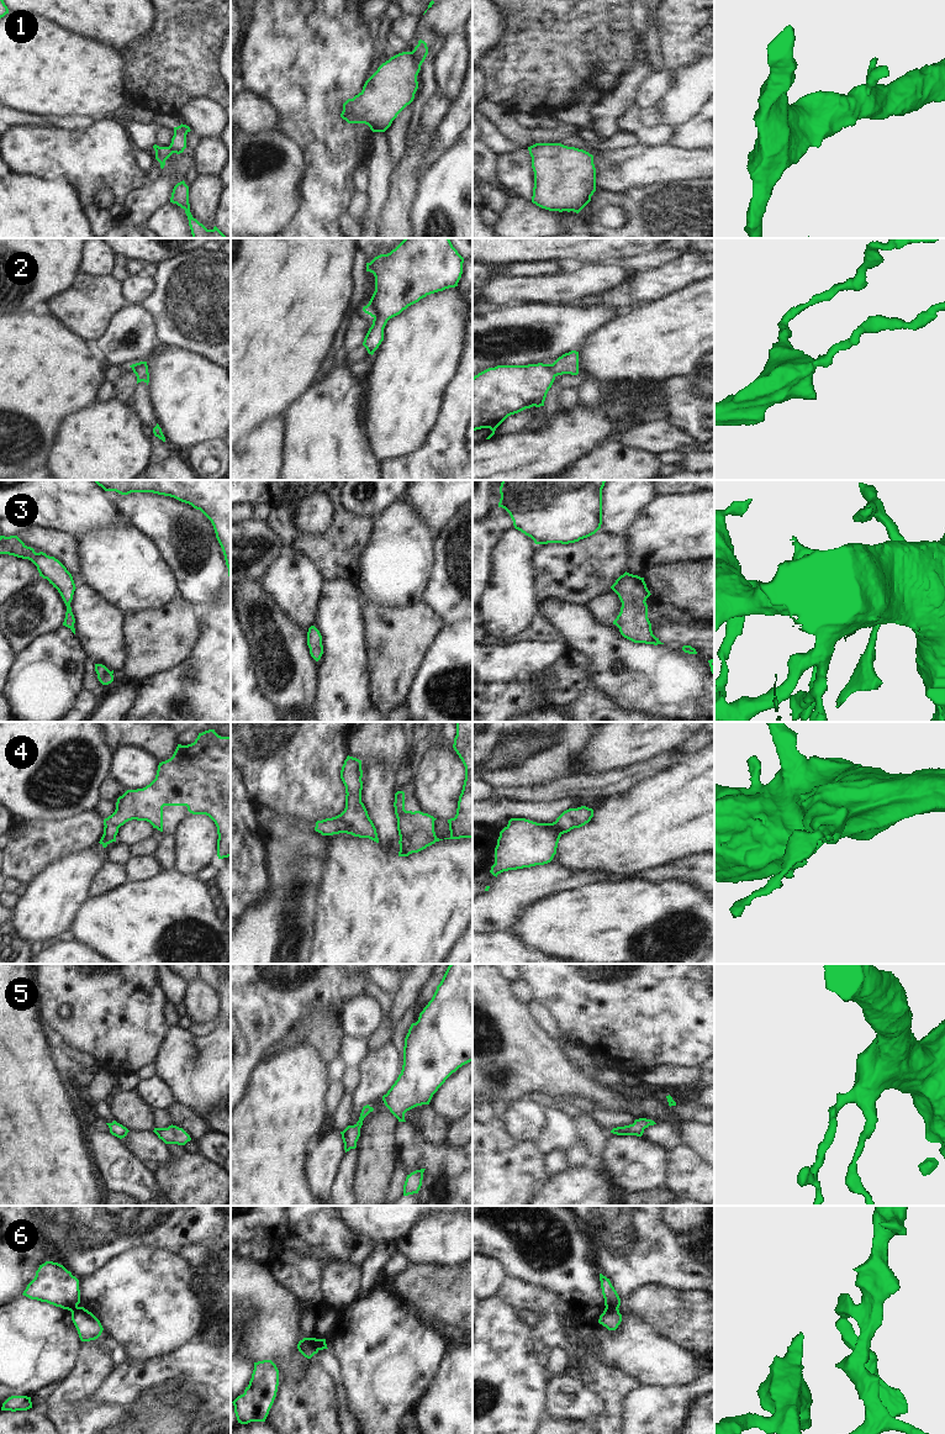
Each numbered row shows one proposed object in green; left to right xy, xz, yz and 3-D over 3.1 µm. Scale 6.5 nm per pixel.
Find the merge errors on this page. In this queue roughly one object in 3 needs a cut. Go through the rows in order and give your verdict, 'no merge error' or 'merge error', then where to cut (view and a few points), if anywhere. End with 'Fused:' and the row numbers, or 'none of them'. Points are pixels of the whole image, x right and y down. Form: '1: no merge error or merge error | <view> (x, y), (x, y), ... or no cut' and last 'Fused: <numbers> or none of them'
1: merge error | xz (410, 52), (420, 69)
2: no merge error | no cut
3: no merge error | no cut
4: no merge error | no cut
5: no merge error | no cut
6: merge error | yz (617, 1307), (606, 1308)
Fused: 1, 6

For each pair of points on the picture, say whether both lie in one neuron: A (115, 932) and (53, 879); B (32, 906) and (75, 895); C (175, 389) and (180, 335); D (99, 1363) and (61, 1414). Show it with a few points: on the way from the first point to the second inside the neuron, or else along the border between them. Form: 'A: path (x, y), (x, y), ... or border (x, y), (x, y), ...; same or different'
A: border (89, 897), (80, 906), (68, 928); different
B: path (43, 906), (57, 895), (64, 895); same
C: border (168, 346), (189, 349), (206, 358); different
D: path (86, 1375), (73, 1392), (69, 1402); same

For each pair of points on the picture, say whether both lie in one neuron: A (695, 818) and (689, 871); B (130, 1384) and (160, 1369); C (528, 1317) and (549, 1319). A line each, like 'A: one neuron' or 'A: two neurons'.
A: two neurons
B: one neuron
C: two neurons

